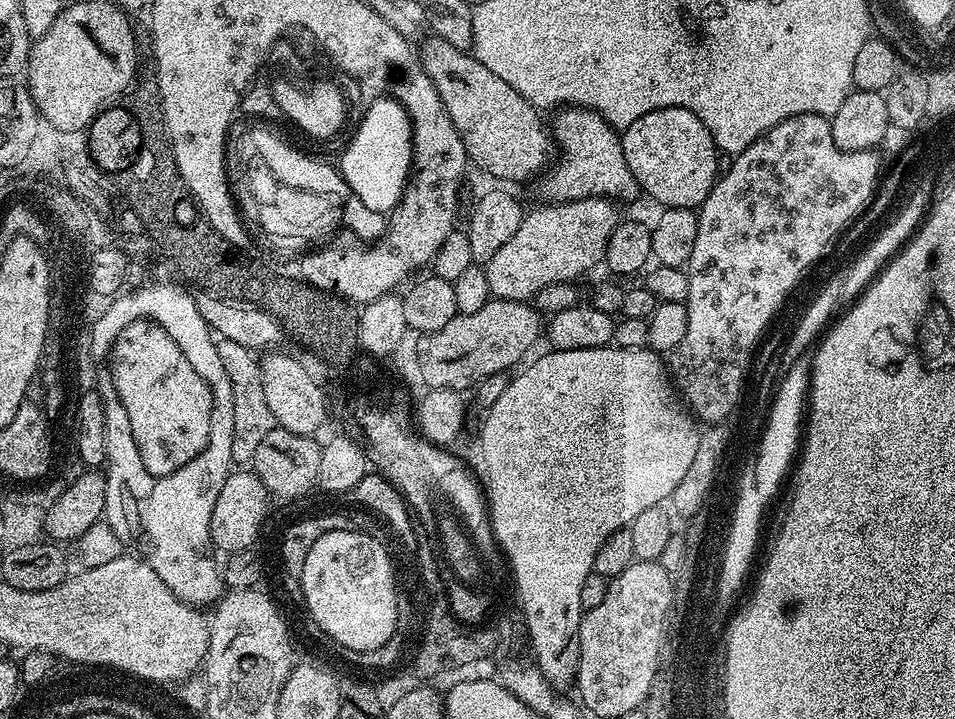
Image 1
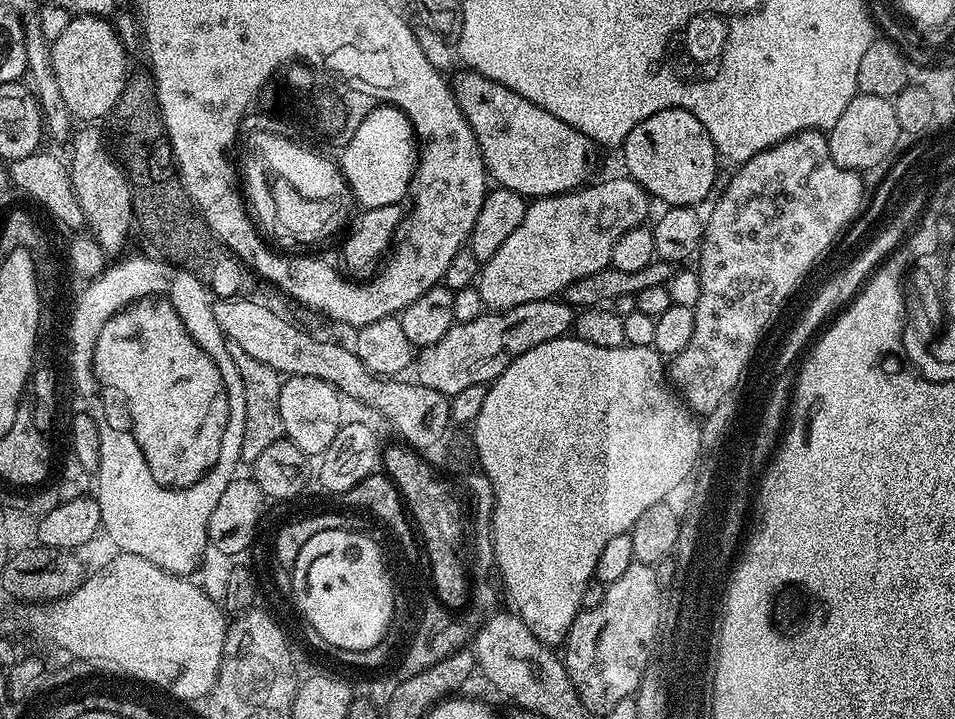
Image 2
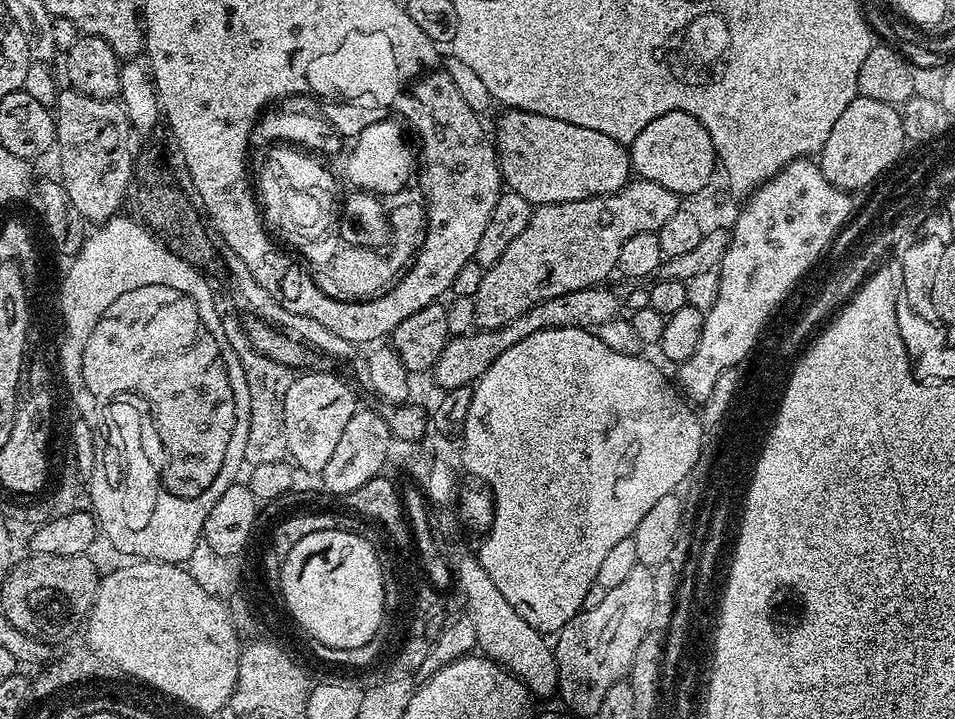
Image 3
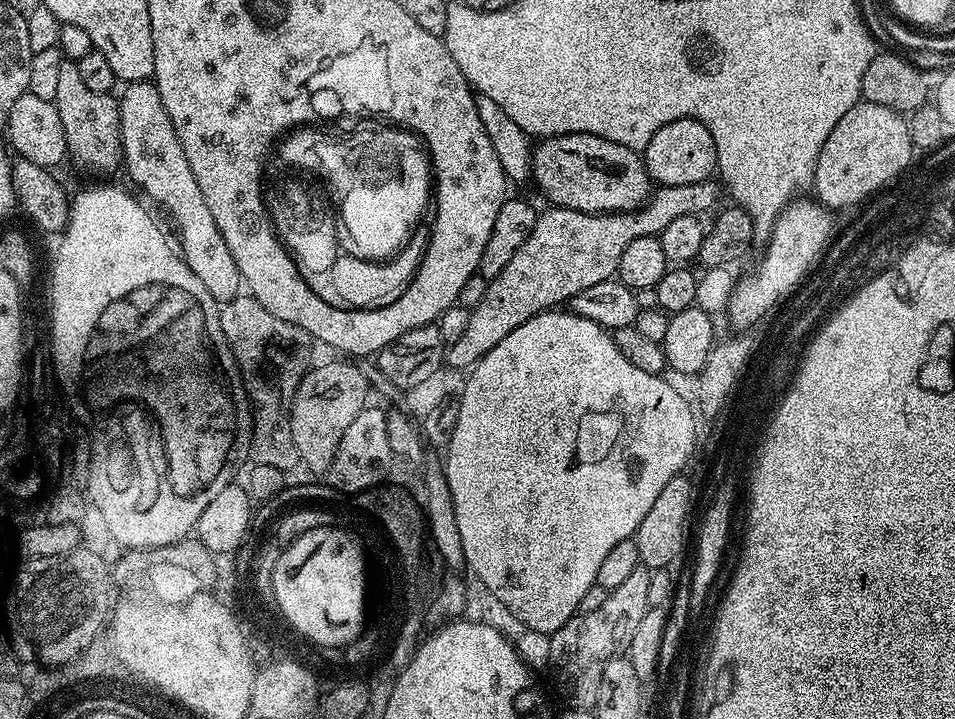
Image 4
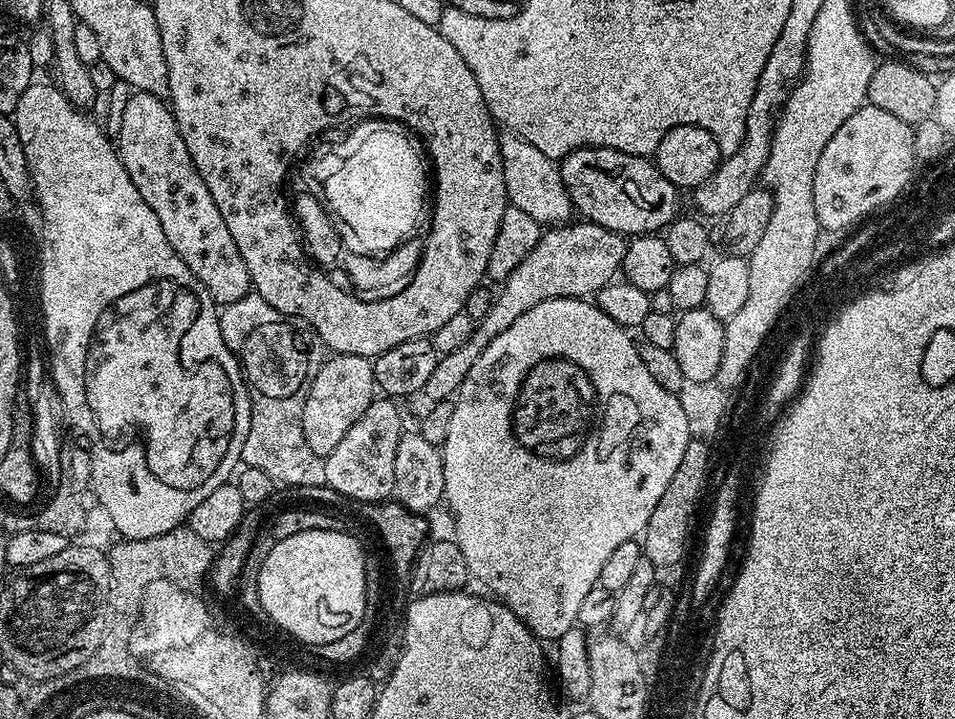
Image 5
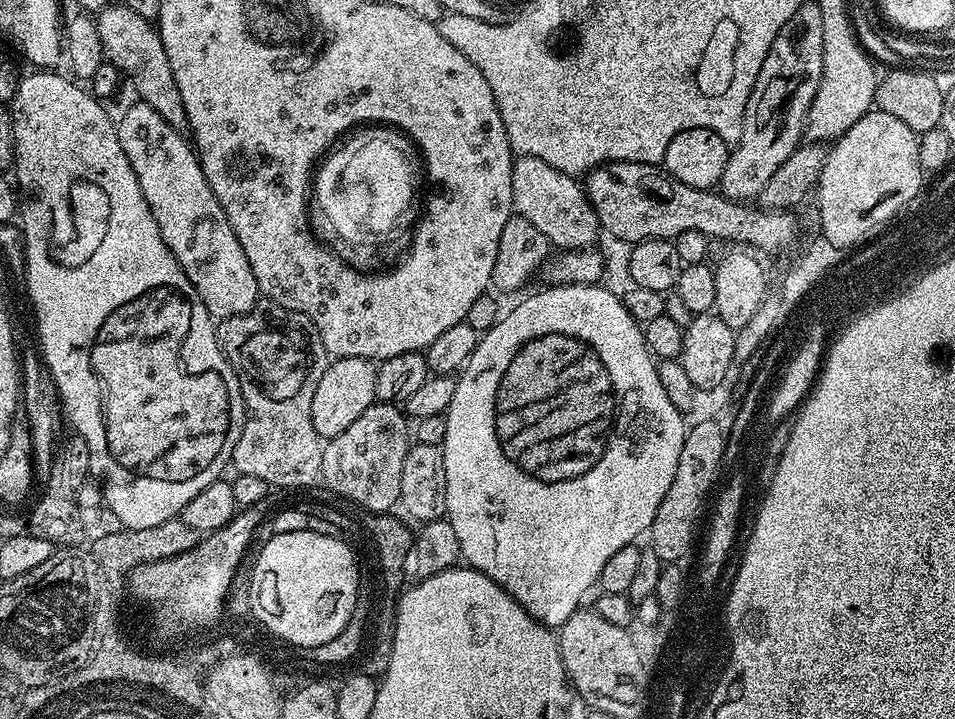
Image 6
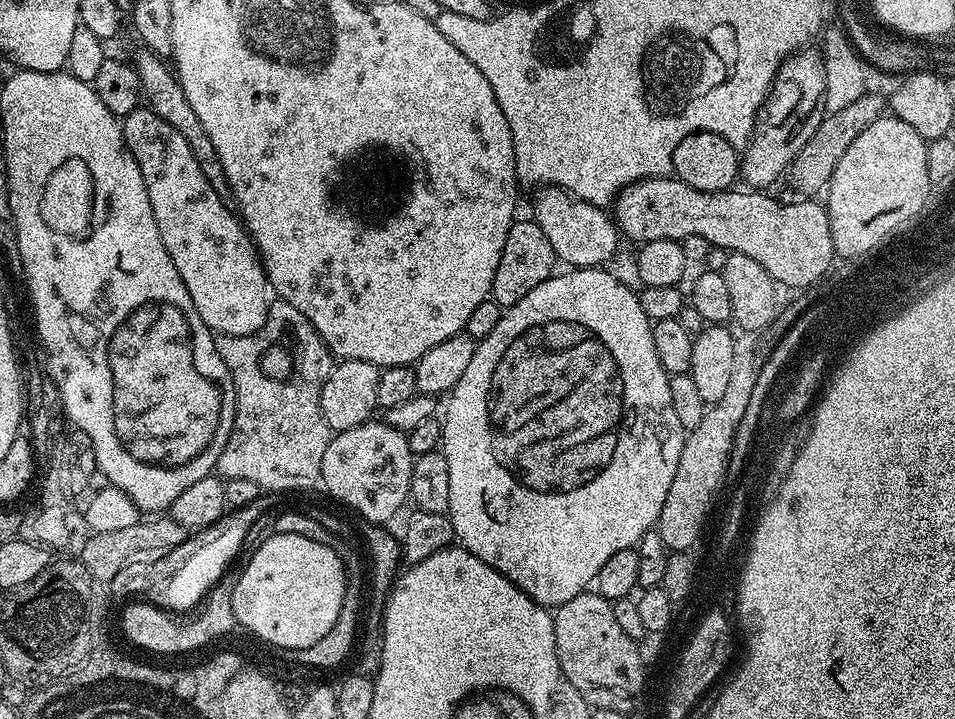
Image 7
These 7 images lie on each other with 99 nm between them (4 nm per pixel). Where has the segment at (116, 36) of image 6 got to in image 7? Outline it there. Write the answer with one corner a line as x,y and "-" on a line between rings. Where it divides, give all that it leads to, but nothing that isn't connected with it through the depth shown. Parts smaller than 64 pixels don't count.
141,51
141,56
134,60
136,73
140,75
140,91
147,107
152,109
158,118
170,122
186,142
190,142
190,150
194,150
194,159
198,161
198,167
202,169
202,174
206,174
206,182
214,186
214,190
225,202
232,200
232,187
228,184
226,170
222,170
222,162
218,158
218,150
214,150
214,142
210,142
210,137
206,134
206,129
202,127
202,122
198,122
198,114
194,114
194,109
186,99
186,94
180,89
180,82
176,79
175,71
161,57
155,56
153,52

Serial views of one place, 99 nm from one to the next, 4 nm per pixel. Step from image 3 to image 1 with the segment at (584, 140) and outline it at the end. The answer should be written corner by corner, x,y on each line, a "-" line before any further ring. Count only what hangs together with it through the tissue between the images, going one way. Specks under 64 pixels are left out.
439,38
426,40
423,41
424,49
419,49
418,52
420,63
434,82
442,98
442,106
446,106
446,114
450,114
450,122
454,122
462,142
468,147
469,161
475,167
477,164
486,175
497,176
500,180
528,180
536,175
539,177
549,167
554,156
554,141
549,125
540,117
543,115
533,104
526,102
526,98
518,94
518,90
506,86
506,82
502,82
498,74
486,70
486,66
482,66
482,62
478,62
475,56
450,46
450,42

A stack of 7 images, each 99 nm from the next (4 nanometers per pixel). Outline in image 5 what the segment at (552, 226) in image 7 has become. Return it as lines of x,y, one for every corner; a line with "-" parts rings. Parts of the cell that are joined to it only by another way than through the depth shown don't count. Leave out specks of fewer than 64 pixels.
509,132
500,136
499,153
502,154
503,182
511,207
525,211
542,226
559,226
573,217
572,199
565,190
555,161
546,158
542,150
535,149
524,139

